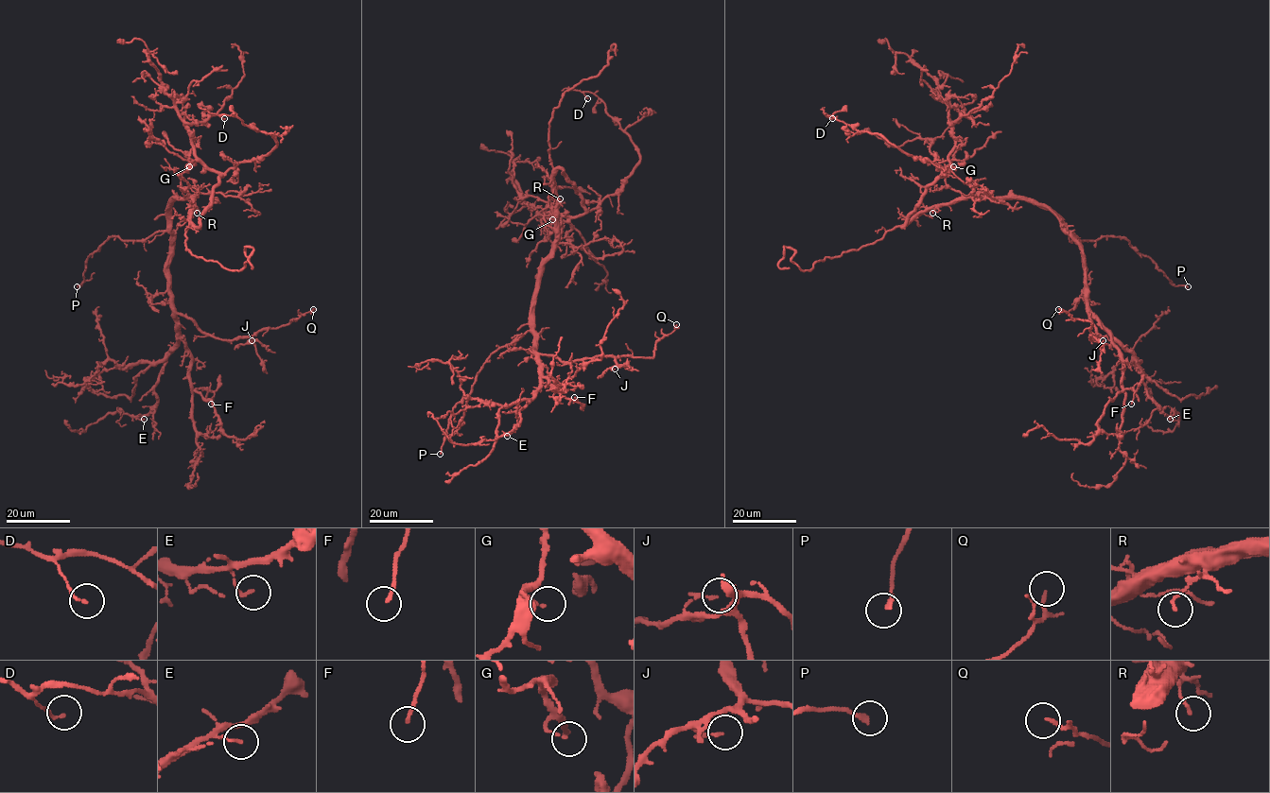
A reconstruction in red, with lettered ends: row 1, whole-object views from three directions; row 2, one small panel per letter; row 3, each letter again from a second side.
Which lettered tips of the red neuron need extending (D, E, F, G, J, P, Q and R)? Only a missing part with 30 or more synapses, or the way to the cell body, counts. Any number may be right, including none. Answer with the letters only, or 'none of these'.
none of these

